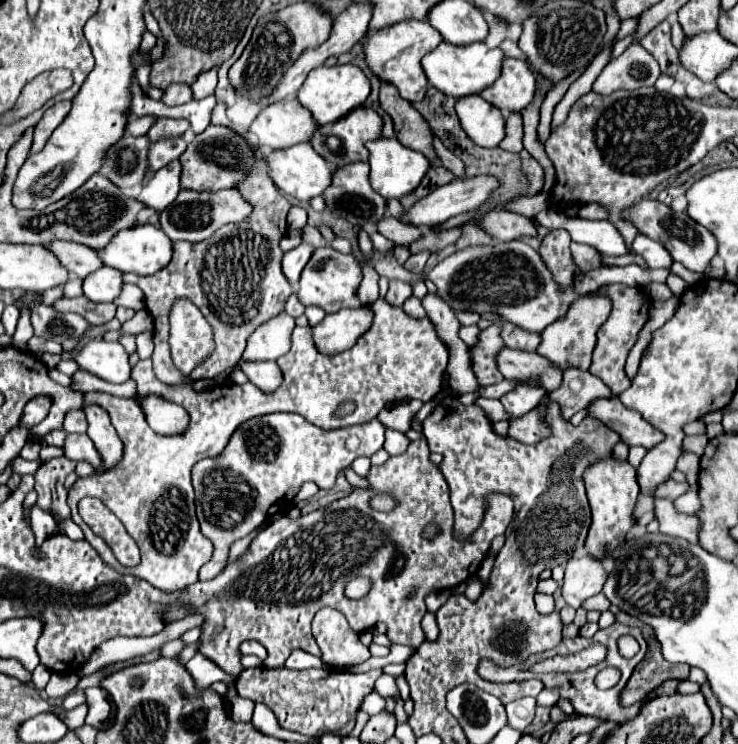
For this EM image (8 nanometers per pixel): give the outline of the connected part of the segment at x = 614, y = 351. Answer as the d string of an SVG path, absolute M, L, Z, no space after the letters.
M608 284L600 292L608 294L612 298L614 306L612 306L610 318L598 330L598 342L596 342L596 348L594 348L590 372L594 376L598 376L612 390L612 394L618 396L620 392L624 392L630 386L630 380L624 374L624 364L626 364L628 352L632 350L634 342L638 340L640 330L648 322L648 314L650 314L650 304L652 302L650 302L650 296L648 296L646 290L630 288L626 284Z

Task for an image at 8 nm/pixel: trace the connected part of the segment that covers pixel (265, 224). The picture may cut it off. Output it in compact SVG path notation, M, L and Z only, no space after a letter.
M266 162L254 166L250 178L236 186L252 202L250 218L240 224L222 226L204 242L174 242L174 262L152 276L124 274L124 282L136 284L146 298L146 308L154 318L154 374L166 384L182 384L184 376L174 368L168 346L168 310L180 292L200 306L216 336L216 352L188 376L190 382L216 378L236 366L242 358L246 338L262 324L284 312L284 304L294 292L280 270L280 238L286 234L286 214L292 204L280 194L266 174Z

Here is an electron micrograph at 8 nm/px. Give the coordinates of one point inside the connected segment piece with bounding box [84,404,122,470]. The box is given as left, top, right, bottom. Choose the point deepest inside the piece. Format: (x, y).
(103, 435)

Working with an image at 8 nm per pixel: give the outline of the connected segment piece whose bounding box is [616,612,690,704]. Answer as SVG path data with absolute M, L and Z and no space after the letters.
M618 612L616 622L622 622L626 626L642 628L642 634L644 634L644 638L648 642L646 658L636 666L632 678L628 680L626 688L622 690L622 704L634 704L634 702L642 700L650 690L654 690L664 680L670 680L670 678L686 680L688 678L690 666L666 662L666 658L662 656L662 650L660 650L660 642L654 638L652 626L640 622L638 618L634 618L634 616L626 614L626 612Z

